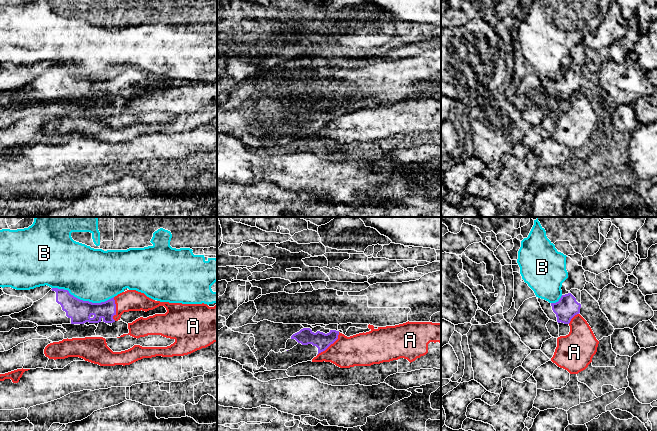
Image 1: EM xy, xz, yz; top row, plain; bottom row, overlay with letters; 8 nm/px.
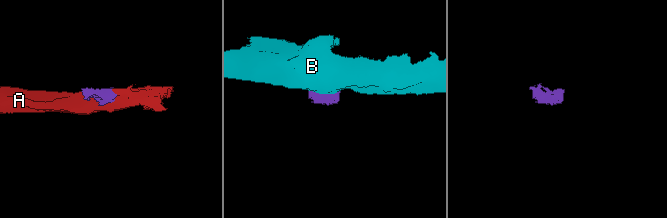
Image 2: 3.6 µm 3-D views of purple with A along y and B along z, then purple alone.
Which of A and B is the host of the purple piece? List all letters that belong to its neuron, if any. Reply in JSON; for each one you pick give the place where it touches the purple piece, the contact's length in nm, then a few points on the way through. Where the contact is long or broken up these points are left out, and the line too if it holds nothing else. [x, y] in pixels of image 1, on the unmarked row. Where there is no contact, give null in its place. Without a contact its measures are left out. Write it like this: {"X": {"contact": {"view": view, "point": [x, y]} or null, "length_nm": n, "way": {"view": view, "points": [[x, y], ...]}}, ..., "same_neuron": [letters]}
{"same_neuron": []}

